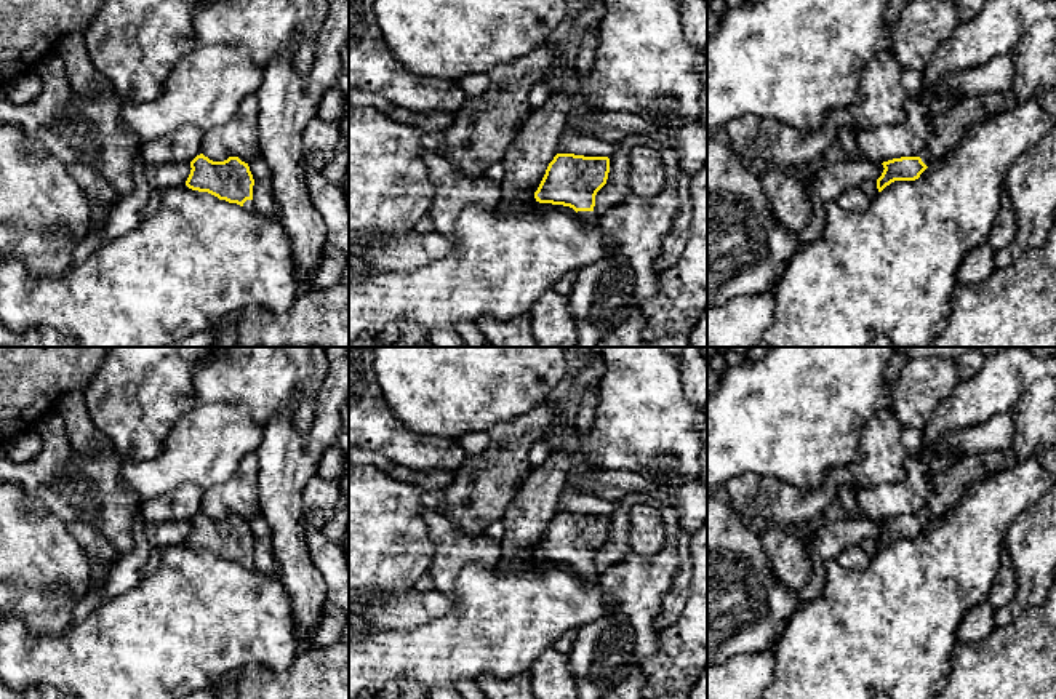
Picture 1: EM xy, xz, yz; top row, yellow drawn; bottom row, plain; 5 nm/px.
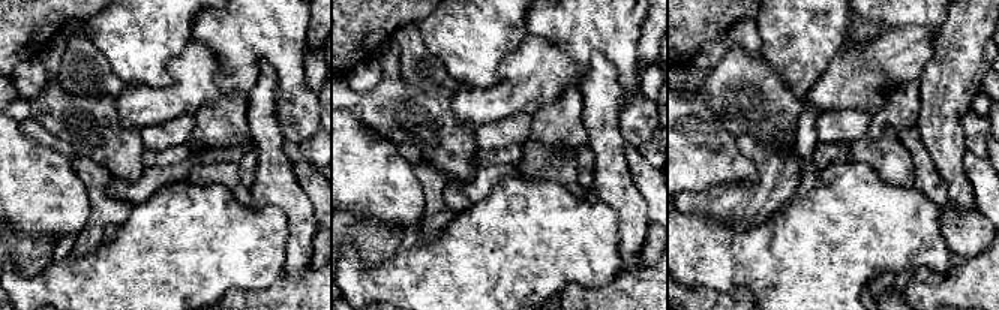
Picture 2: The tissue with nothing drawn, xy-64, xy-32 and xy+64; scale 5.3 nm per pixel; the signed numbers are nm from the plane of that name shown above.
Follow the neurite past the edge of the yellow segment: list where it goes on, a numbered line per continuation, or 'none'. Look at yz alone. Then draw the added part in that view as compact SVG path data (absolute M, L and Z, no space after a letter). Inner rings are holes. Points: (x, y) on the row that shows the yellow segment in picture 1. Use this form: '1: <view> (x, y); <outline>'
1: yz (948, 128); M1013 90L955 102L949 110L934 117L931 138L918 157L926 166L939 163L957 147L968 128L1005 112L1014 104L1016 96Z

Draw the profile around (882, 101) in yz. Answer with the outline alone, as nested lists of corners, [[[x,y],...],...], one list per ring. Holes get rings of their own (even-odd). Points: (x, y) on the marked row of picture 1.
[[[893,51],[880,53],[861,74],[861,99],[848,107],[858,131],[899,125],[909,99],[901,85],[901,70]]]

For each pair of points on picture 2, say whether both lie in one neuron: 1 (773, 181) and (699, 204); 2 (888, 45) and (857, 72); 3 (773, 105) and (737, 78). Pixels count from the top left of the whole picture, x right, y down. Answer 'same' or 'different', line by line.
1: same
2: same
3: same

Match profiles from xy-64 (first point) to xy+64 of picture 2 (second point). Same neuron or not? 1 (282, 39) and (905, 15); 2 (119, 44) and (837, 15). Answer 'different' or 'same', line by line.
1: same
2: same

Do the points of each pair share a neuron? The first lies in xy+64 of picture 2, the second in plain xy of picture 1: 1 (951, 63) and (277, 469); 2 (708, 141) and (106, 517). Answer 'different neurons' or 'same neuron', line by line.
1: same neuron
2: different neurons

